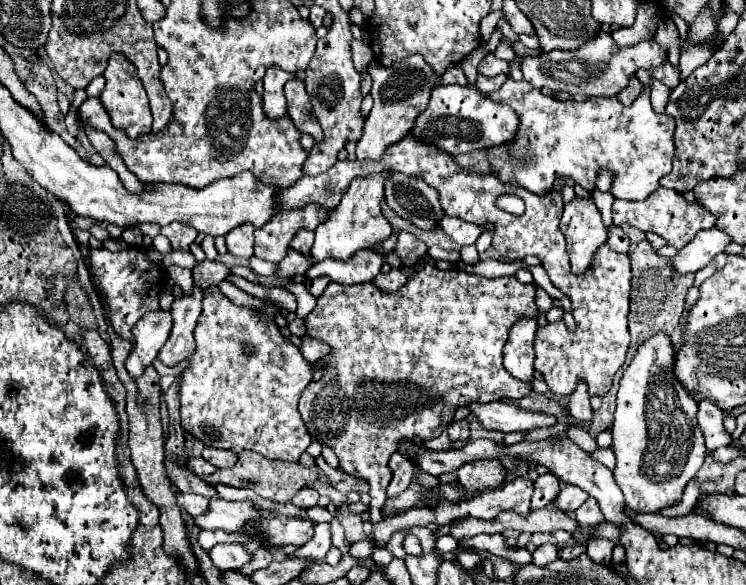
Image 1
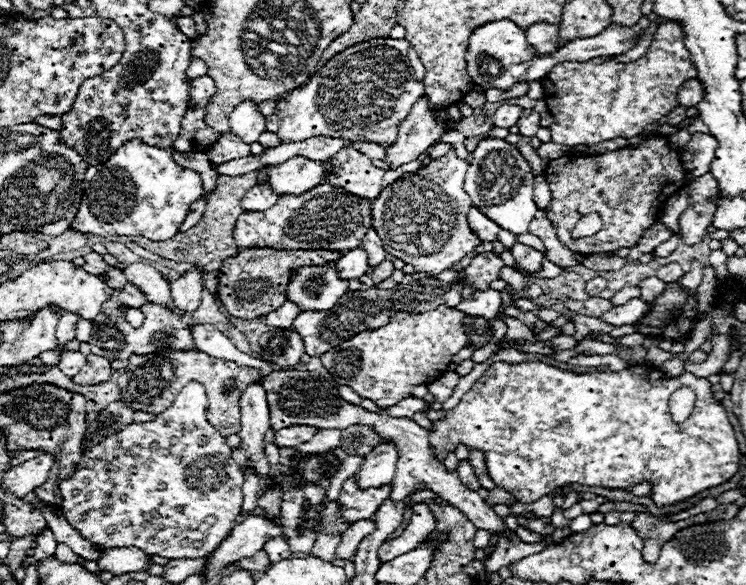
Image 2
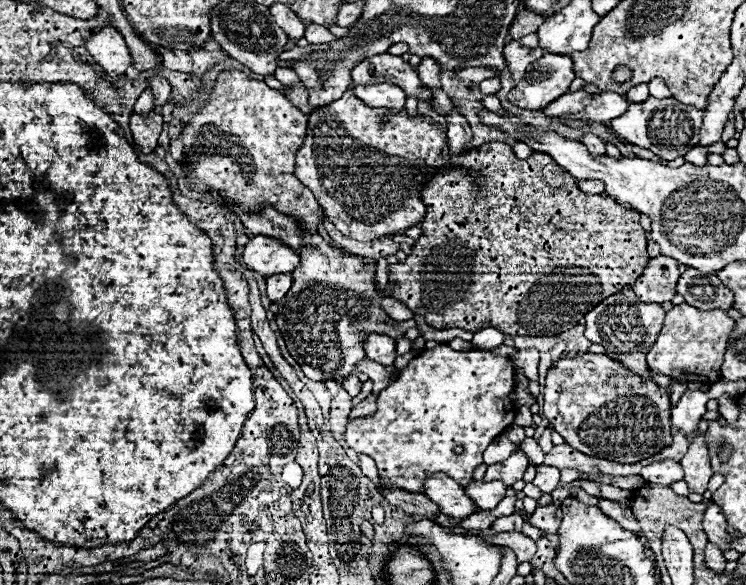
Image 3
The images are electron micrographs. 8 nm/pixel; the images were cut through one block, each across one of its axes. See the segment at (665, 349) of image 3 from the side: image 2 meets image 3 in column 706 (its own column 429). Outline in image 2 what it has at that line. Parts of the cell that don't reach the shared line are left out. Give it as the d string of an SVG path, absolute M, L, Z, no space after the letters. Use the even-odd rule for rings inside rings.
M448 306L414 316L396 312L388 326L360 332L322 354L320 360L338 386L350 386L360 398L370 398L378 406L394 406L410 396L412 386L440 378L452 356L466 346L468 338L462 330L462 318L464 312Z

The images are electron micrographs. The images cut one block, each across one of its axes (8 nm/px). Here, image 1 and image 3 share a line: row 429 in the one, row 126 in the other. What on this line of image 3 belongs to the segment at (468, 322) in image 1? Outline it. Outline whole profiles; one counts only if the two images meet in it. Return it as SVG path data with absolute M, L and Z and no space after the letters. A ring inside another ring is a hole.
M346 90L344 96L338 98L336 102L310 110L310 114L308 114L308 130L306 130L302 146L296 152L296 168L294 168L294 172L296 172L296 178L306 188L312 190L314 198L318 200L318 204L324 210L324 214L336 226L338 232L342 232L348 238L360 240L360 242L374 242L374 240L382 240L382 238L392 236L392 234L406 234L408 228L416 226L424 218L424 204L422 204L422 198L420 198L420 190L424 190L424 182L428 182L428 178L432 178L432 174L438 174L440 170L444 170L444 166L446 166L446 156L442 154L444 146L446 146L446 130L444 130L442 124L434 122L432 118L428 118L428 116L410 116L406 110L392 112L388 108L370 108L360 98L356 98L352 90Z

